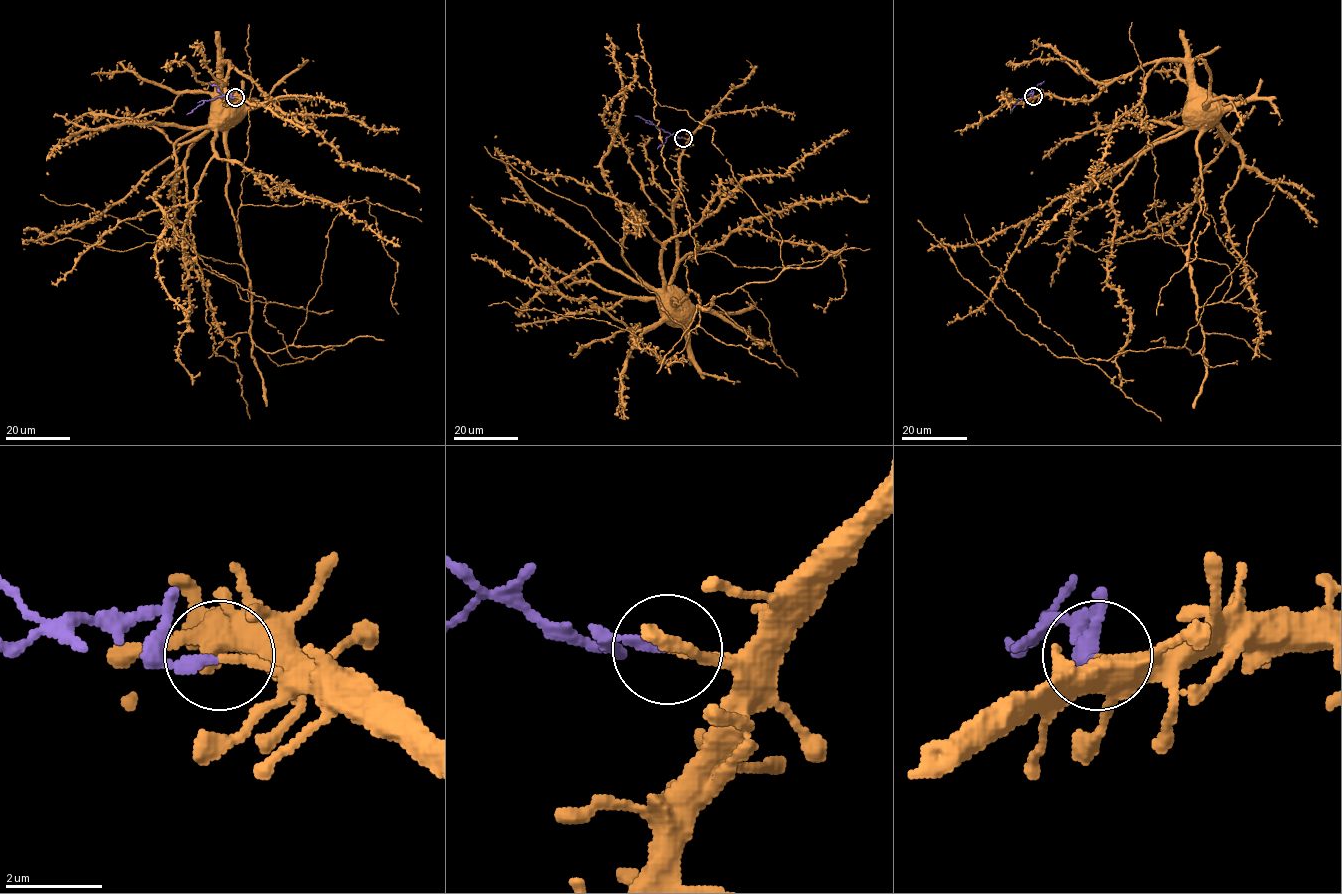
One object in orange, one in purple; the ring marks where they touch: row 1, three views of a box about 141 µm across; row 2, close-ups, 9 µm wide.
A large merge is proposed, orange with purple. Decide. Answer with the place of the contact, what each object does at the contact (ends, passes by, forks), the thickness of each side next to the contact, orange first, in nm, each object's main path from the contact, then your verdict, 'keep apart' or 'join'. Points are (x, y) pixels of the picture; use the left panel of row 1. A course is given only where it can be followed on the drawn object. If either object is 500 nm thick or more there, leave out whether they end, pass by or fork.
at (235, 97); orange ends there; purple ends there; 140 nm thick on the orange side, 200 nm on the other; orange runs (235, 97), (239, 98), (233, 97), (231, 102), (227, 96), (228, 63), (223, 63), (221, 86), (233, 98); purple runs (234, 97), (222, 95), (204, 101), (186, 115); keep apart

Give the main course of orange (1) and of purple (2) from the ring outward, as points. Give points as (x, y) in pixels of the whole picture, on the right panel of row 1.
1: (1033, 95), (1091, 100), (1107, 86), (1142, 66), (1181, 61), (1188, 80), (1206, 97)
2: (1033, 95), (1018, 99), (1010, 113)

